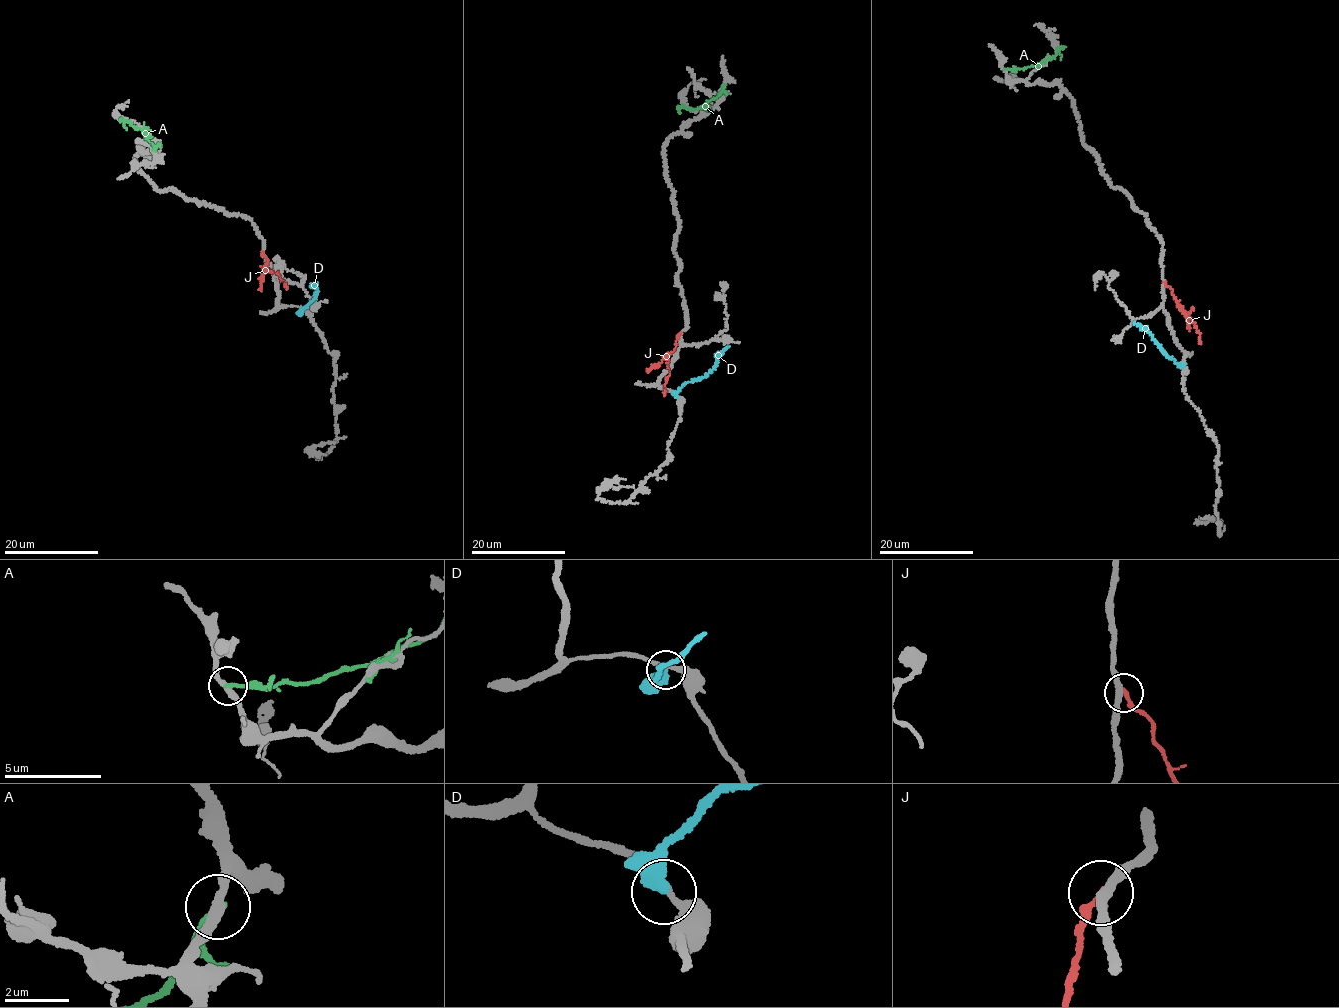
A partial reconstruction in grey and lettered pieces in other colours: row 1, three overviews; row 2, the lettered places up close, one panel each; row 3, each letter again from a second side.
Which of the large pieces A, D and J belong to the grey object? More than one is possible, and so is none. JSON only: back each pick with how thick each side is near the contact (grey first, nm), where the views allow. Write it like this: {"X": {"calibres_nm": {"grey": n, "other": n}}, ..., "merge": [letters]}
{"merge": []}

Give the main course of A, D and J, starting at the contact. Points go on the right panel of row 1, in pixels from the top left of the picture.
A: (1003, 70), (1040, 63), (1059, 49), (1060, 60)
D: (1184, 364), (1176, 363), (1166, 355), (1155, 339), (1134, 322)
J: (1165, 283), (1198, 331), (1201, 344)

